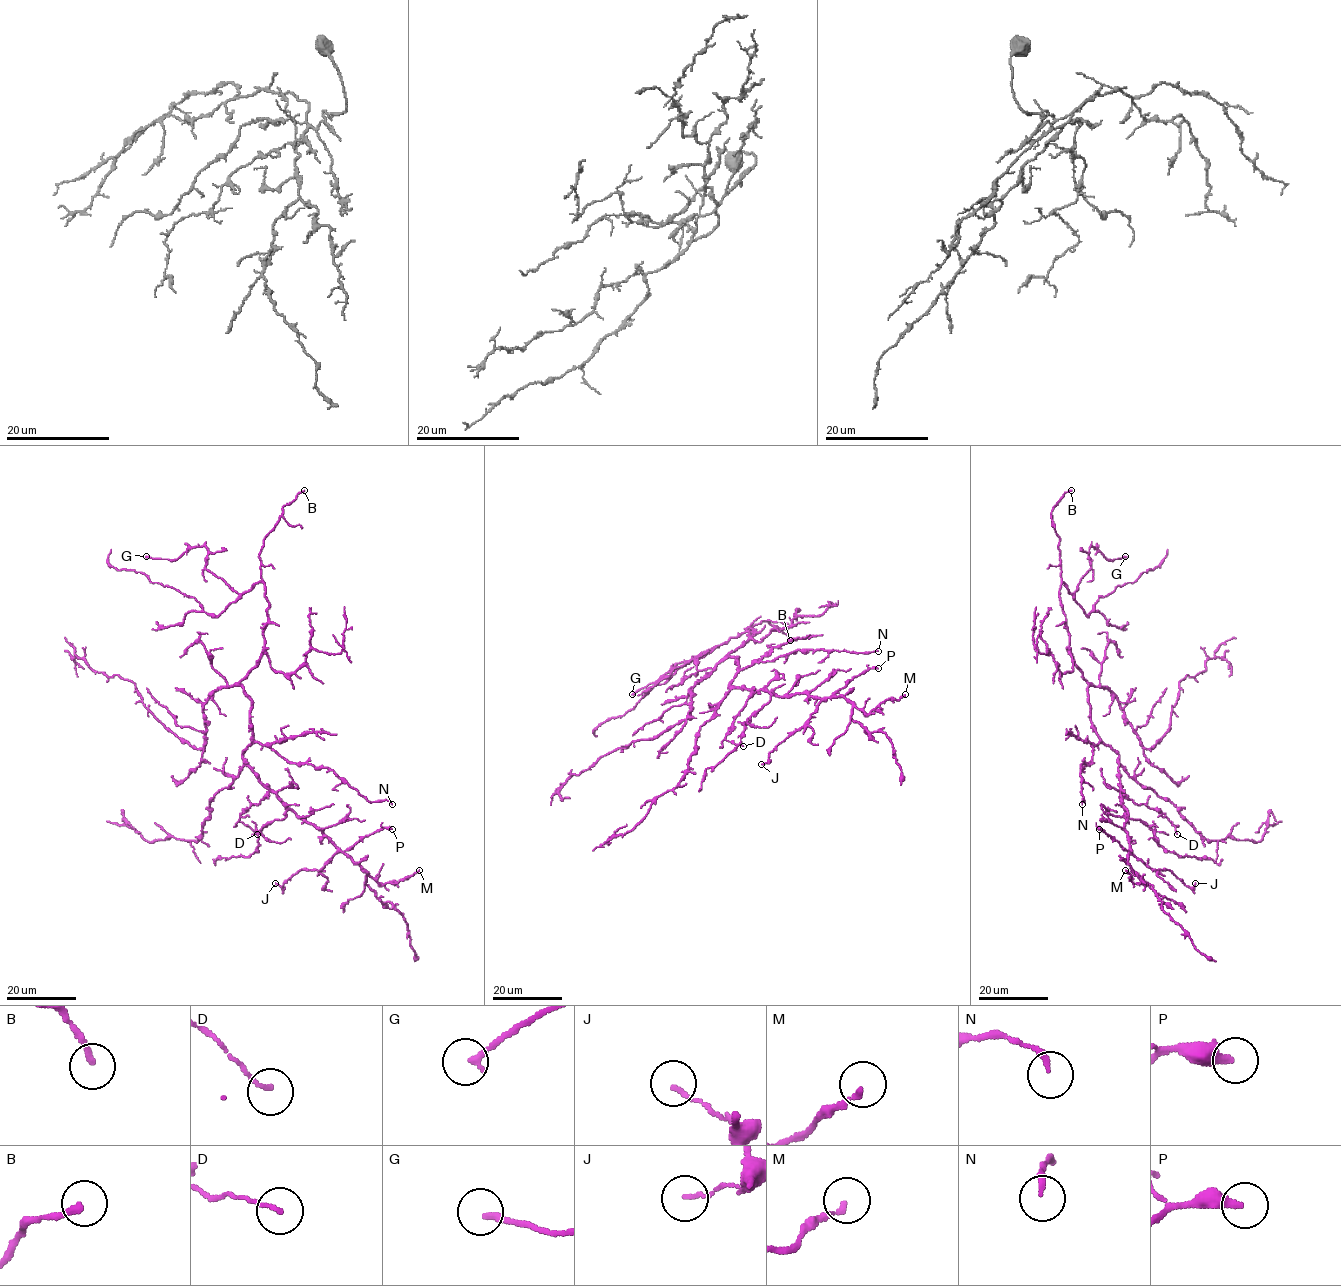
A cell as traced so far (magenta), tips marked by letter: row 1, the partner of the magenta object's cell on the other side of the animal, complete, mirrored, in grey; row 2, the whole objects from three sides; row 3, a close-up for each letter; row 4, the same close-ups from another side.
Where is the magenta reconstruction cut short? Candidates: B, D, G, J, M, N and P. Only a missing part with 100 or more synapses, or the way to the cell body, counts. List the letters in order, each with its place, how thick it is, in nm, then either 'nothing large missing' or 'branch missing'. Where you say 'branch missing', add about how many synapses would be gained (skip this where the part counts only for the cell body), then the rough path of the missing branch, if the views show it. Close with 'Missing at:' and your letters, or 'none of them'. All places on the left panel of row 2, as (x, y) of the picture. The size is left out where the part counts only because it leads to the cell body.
B: at (304, 490); 200 nm thick; branch missing
D: at (257, 834); 130 nm thick; nothing large missing
G: at (146, 556); 200 nm thick; nothing large missing
J: at (275, 883); 120 nm thick; nothing large missing
M: at (419, 870); 170 nm thick; nothing large missing
N: at (392, 804); 180 nm thick; nothing large missing
P: at (392, 829); 380 nm thick; nothing large missing
Missing at: B

